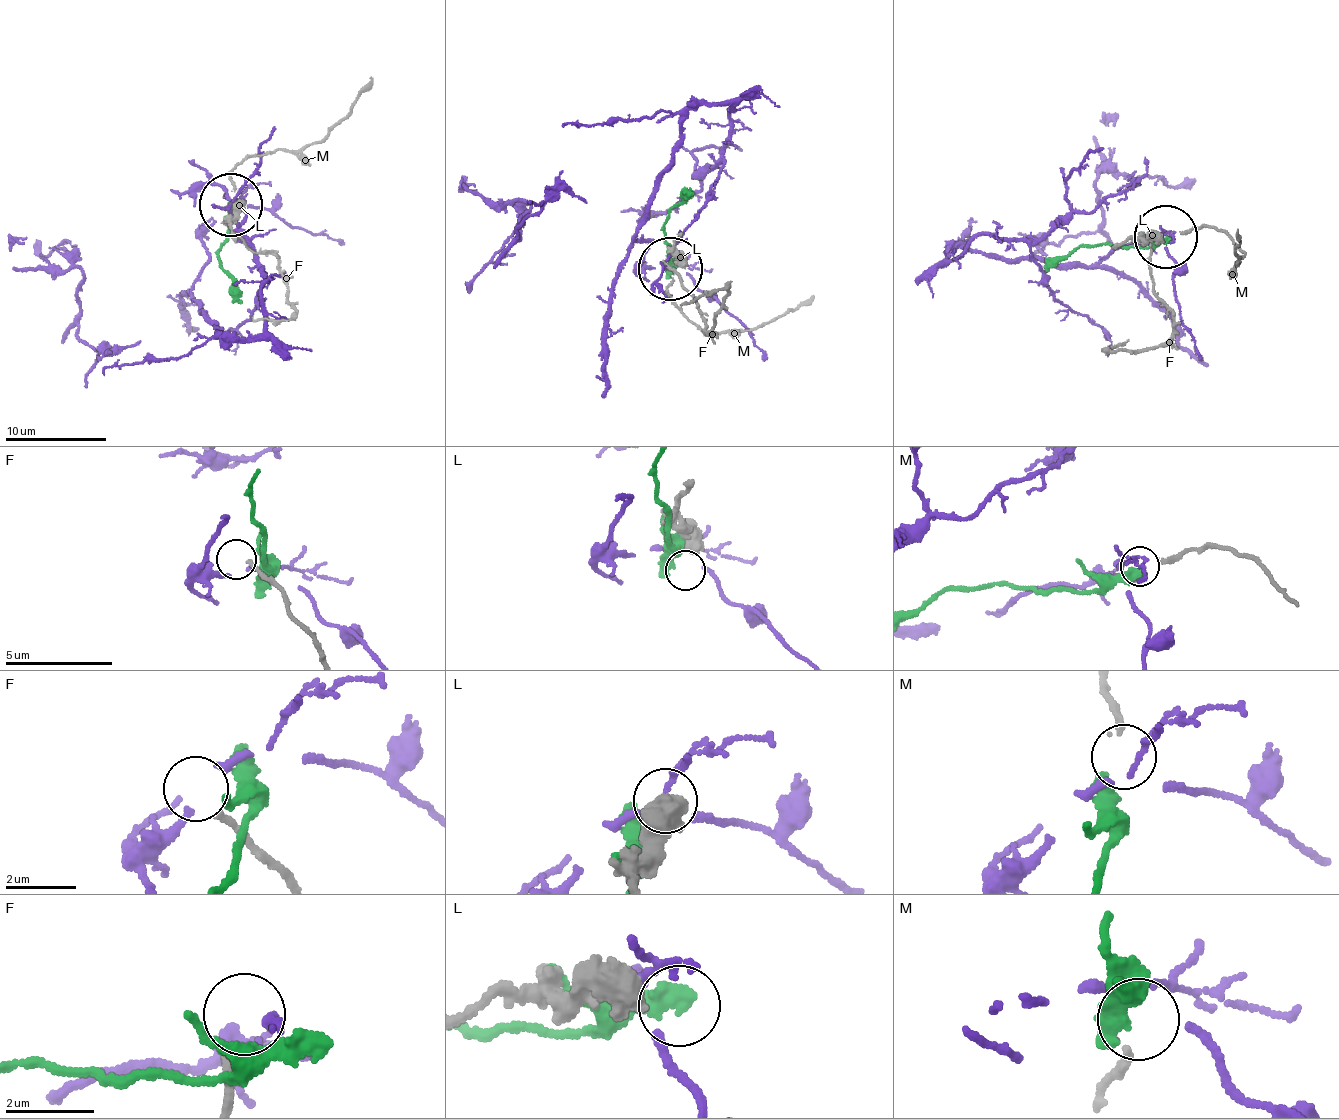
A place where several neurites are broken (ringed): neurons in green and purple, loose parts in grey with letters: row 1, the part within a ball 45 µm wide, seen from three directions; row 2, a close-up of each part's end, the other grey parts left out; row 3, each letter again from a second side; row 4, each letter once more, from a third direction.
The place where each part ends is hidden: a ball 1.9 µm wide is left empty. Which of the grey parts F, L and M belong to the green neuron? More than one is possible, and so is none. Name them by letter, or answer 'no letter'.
M

